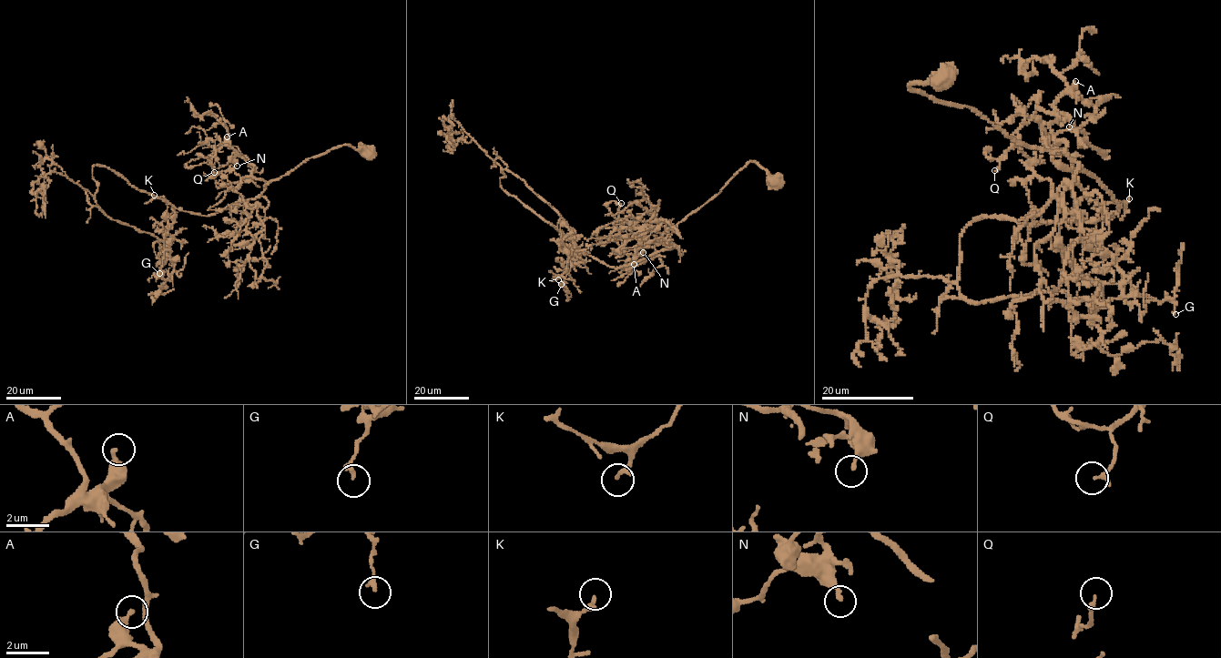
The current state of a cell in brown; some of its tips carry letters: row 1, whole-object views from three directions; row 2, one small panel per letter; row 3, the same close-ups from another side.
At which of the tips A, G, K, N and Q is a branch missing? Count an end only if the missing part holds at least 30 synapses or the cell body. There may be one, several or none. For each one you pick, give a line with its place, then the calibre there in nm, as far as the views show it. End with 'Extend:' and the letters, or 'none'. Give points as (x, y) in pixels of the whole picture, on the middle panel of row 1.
Extend: none

